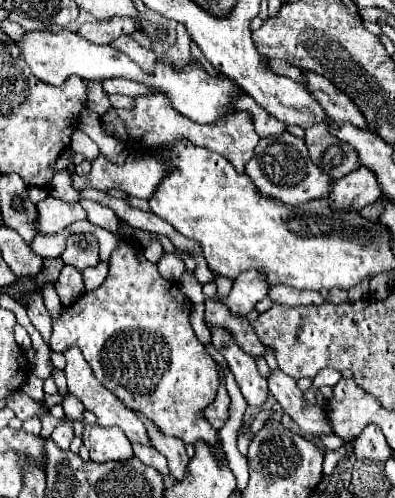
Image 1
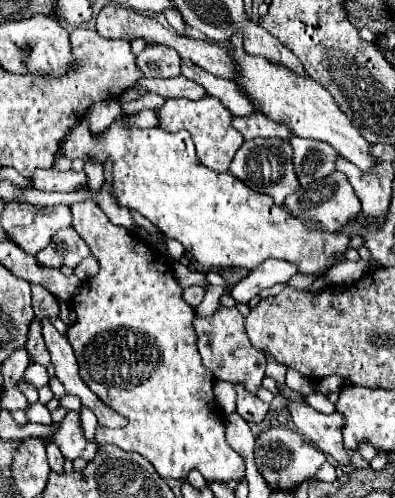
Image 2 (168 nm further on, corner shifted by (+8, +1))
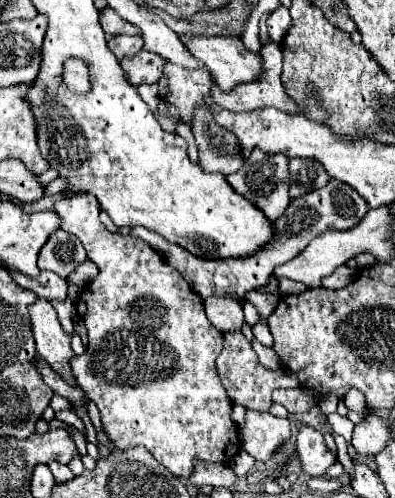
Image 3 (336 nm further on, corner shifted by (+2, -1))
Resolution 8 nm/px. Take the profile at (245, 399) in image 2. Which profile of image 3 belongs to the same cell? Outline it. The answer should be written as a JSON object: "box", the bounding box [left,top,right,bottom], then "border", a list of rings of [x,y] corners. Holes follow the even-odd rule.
{"box":[242,410,290,462],"border":[[[246,410],[246,426],[242,430],[242,448],[260,462],[266,462],[276,448],[288,440],[290,422],[268,412]]]}

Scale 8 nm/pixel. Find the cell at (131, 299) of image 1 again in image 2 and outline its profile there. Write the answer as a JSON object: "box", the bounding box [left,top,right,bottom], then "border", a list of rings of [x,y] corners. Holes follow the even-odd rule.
{"box":[68,200,244,482],"border":[[[92,200],[74,202],[74,204],[70,206],[70,210],[72,210],[72,228],[74,228],[74,230],[82,236],[82,240],[88,244],[92,256],[94,256],[94,258],[98,260],[98,264],[100,264],[100,272],[98,272],[94,278],[90,278],[90,280],[86,282],[86,286],[82,284],[80,292],[72,298],[72,308],[74,308],[74,312],[76,312],[76,322],[74,322],[74,326],[70,326],[70,334],[68,334],[68,336],[72,338],[72,348],[74,348],[74,354],[76,354],[76,358],[78,358],[80,378],[86,382],[86,386],[88,386],[106,406],[110,406],[114,412],[118,412],[120,416],[124,416],[124,418],[128,420],[128,424],[122,426],[122,428],[98,428],[98,430],[96,430],[96,442],[98,442],[98,444],[116,444],[116,446],[120,446],[120,448],[126,450],[126,452],[138,452],[138,454],[142,454],[144,458],[148,458],[148,460],[154,464],[156,472],[158,472],[162,478],[184,480],[184,478],[188,476],[190,470],[198,470],[198,472],[204,476],[206,482],[210,482],[210,480],[222,480],[222,482],[226,482],[226,480],[242,478],[242,476],[244,476],[244,460],[242,460],[242,456],[240,456],[236,450],[232,450],[232,446],[226,442],[226,422],[224,422],[224,416],[222,416],[220,408],[218,408],[216,402],[214,402],[214,392],[212,392],[214,376],[212,376],[212,372],[210,372],[208,368],[202,366],[202,362],[200,362],[200,352],[198,352],[198,348],[196,348],[196,340],[198,340],[198,338],[196,338],[196,330],[194,330],[194,324],[192,324],[196,314],[194,314],[194,308],[188,306],[188,304],[184,302],[184,298],[182,298],[182,288],[178,286],[178,282],[176,282],[176,278],[174,278],[172,266],[166,264],[166,260],[158,258],[158,256],[154,254],[152,246],[148,248],[144,240],[140,240],[140,238],[134,236],[134,234],[128,234],[128,230],[124,230],[122,226],[116,226],[116,224],[108,222],[106,214],[104,214]]]}

